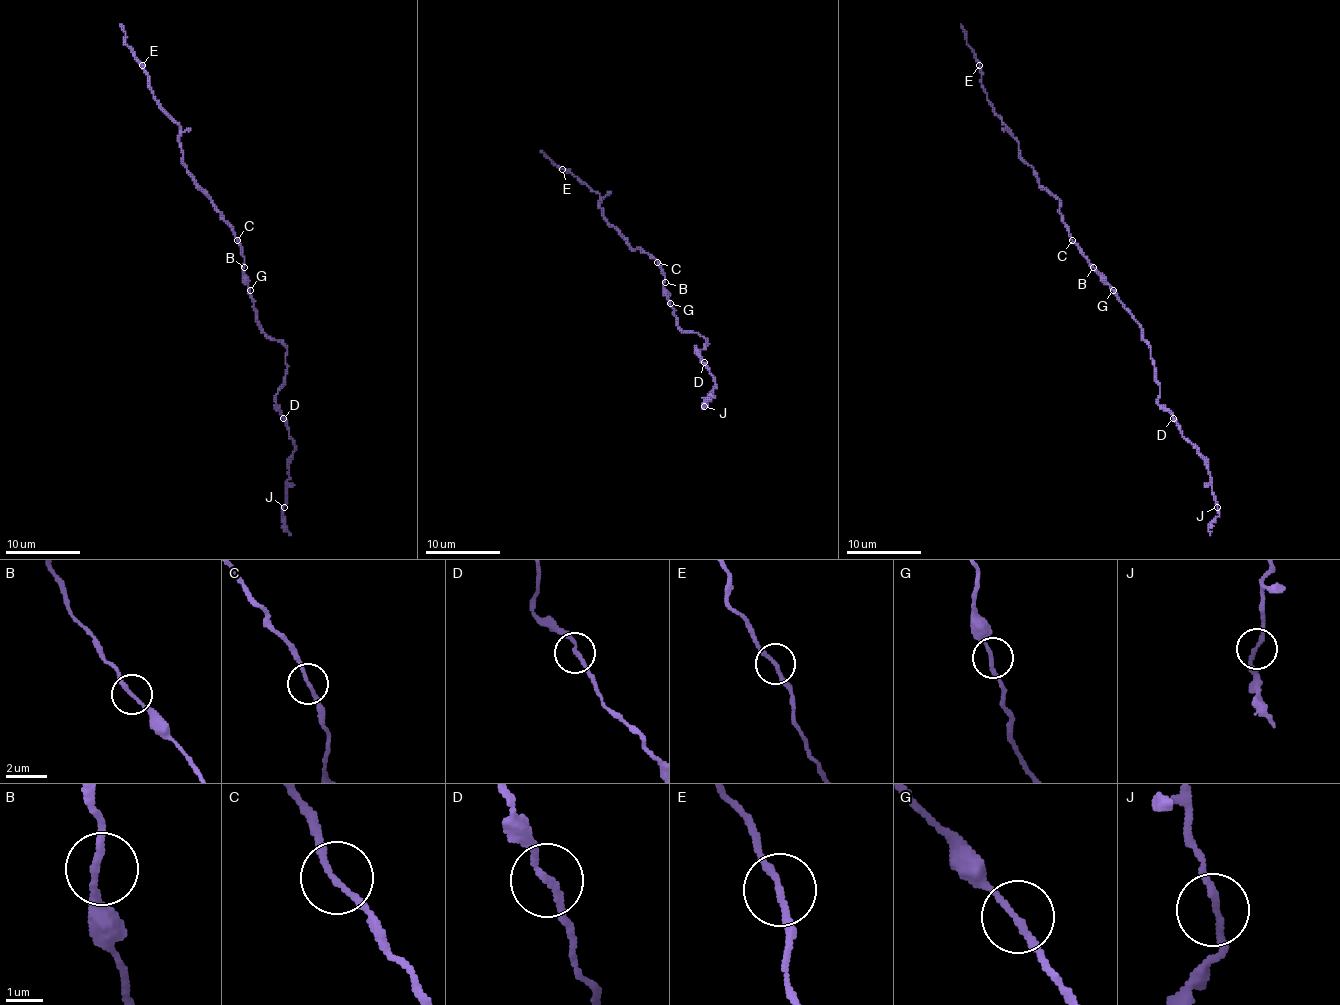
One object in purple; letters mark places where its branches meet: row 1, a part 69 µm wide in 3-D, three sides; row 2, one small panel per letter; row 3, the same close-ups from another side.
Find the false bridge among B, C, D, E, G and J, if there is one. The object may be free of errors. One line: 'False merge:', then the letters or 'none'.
False merge: none

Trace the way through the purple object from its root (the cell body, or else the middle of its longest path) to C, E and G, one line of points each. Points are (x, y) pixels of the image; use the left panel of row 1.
C: (242, 275), (244, 256), (237, 240)
E: (242, 275), (242, 247), (233, 228), (183, 163), (179, 124), (155, 98), (148, 83), (148, 72), (142, 65)
G: (242, 275), (250, 290)

